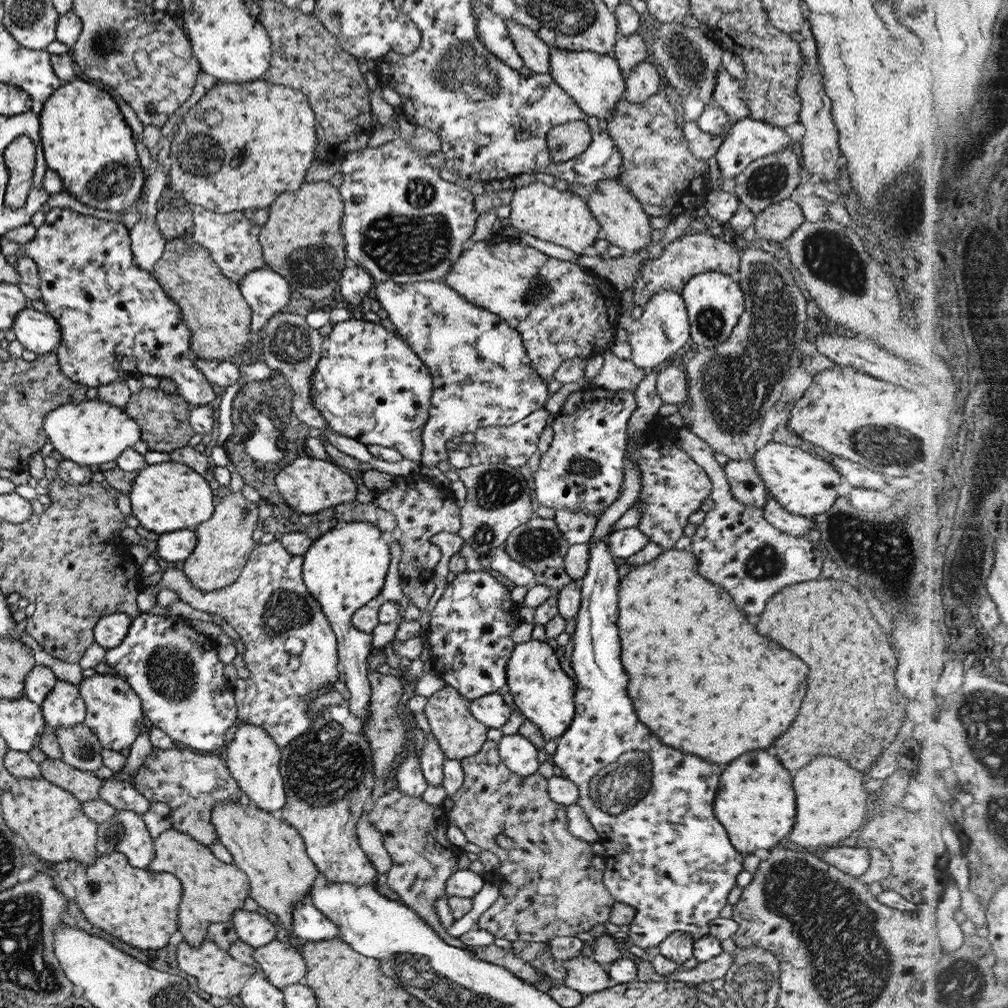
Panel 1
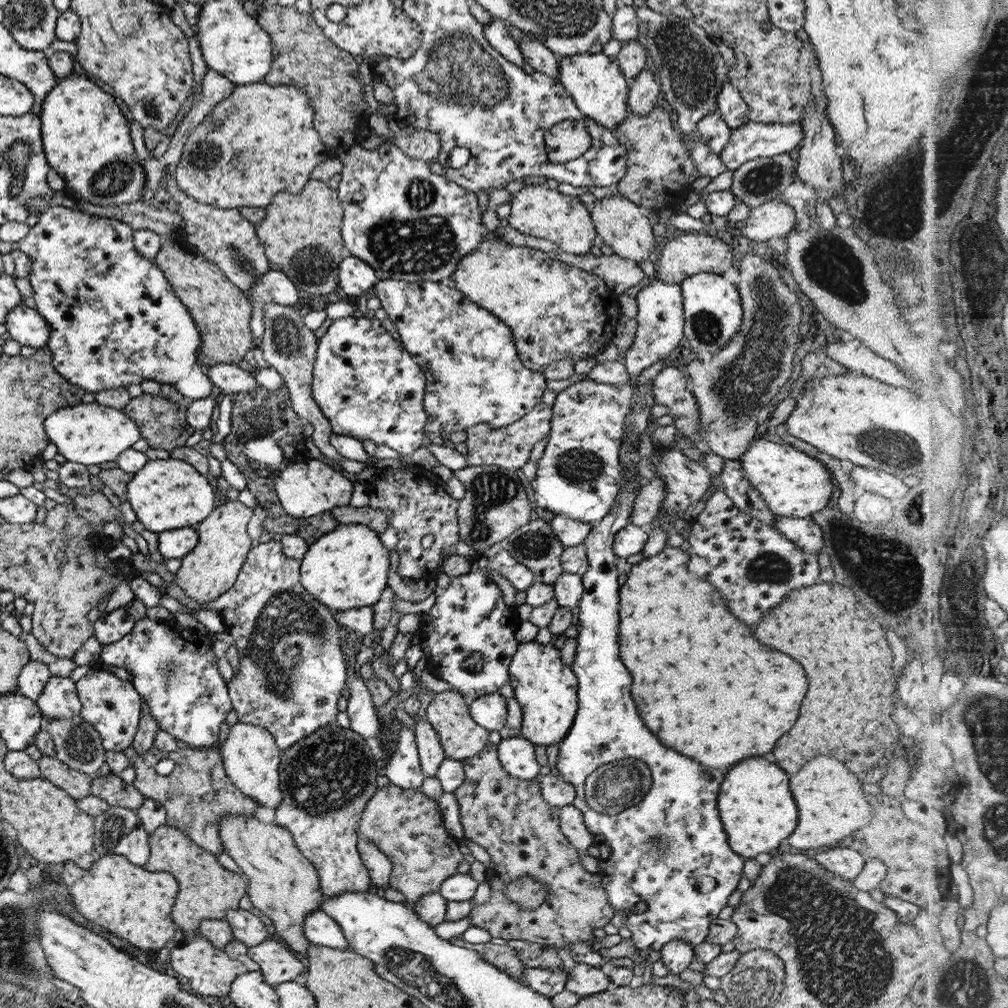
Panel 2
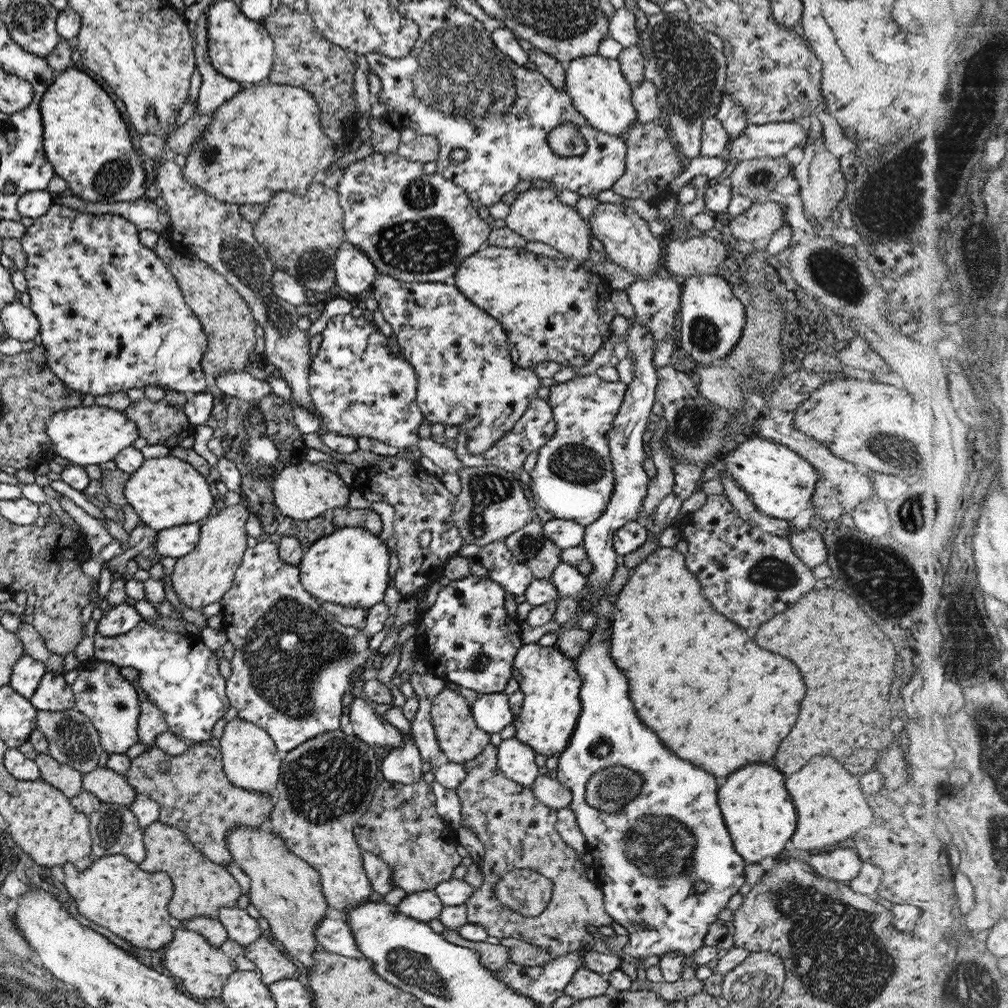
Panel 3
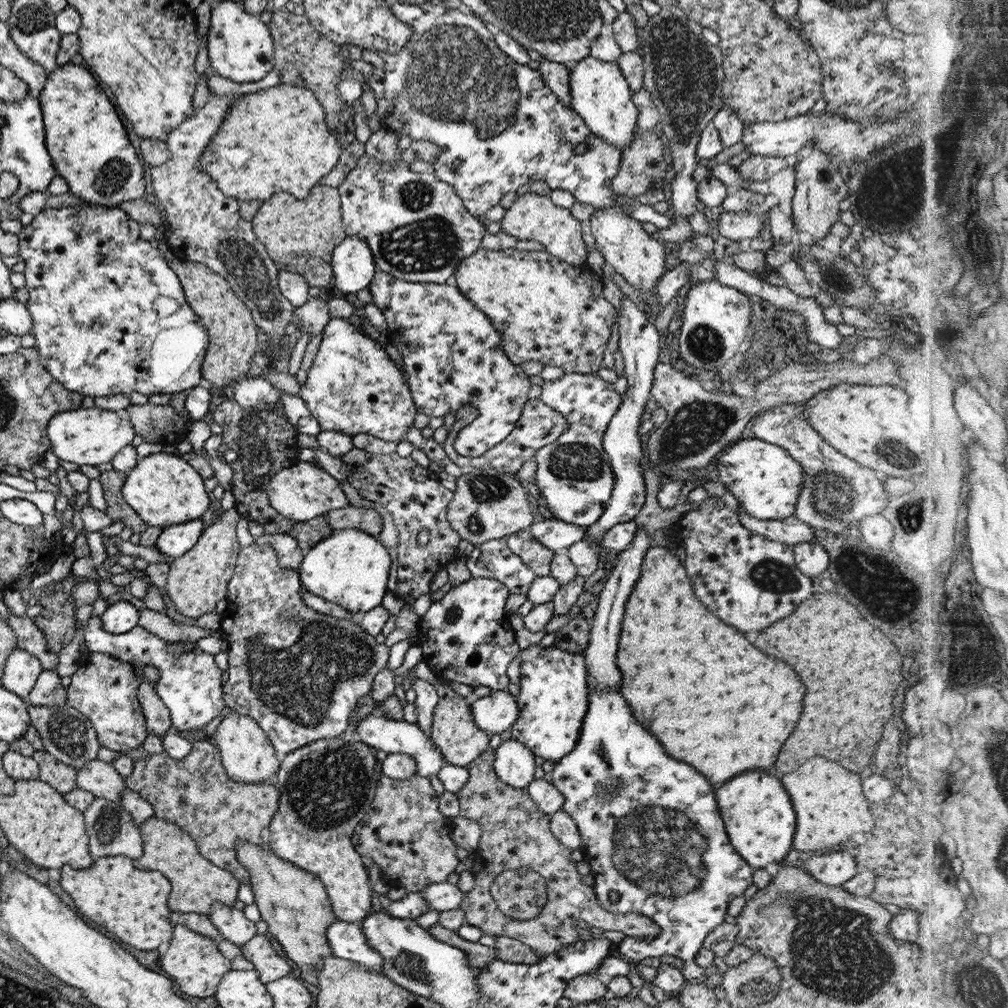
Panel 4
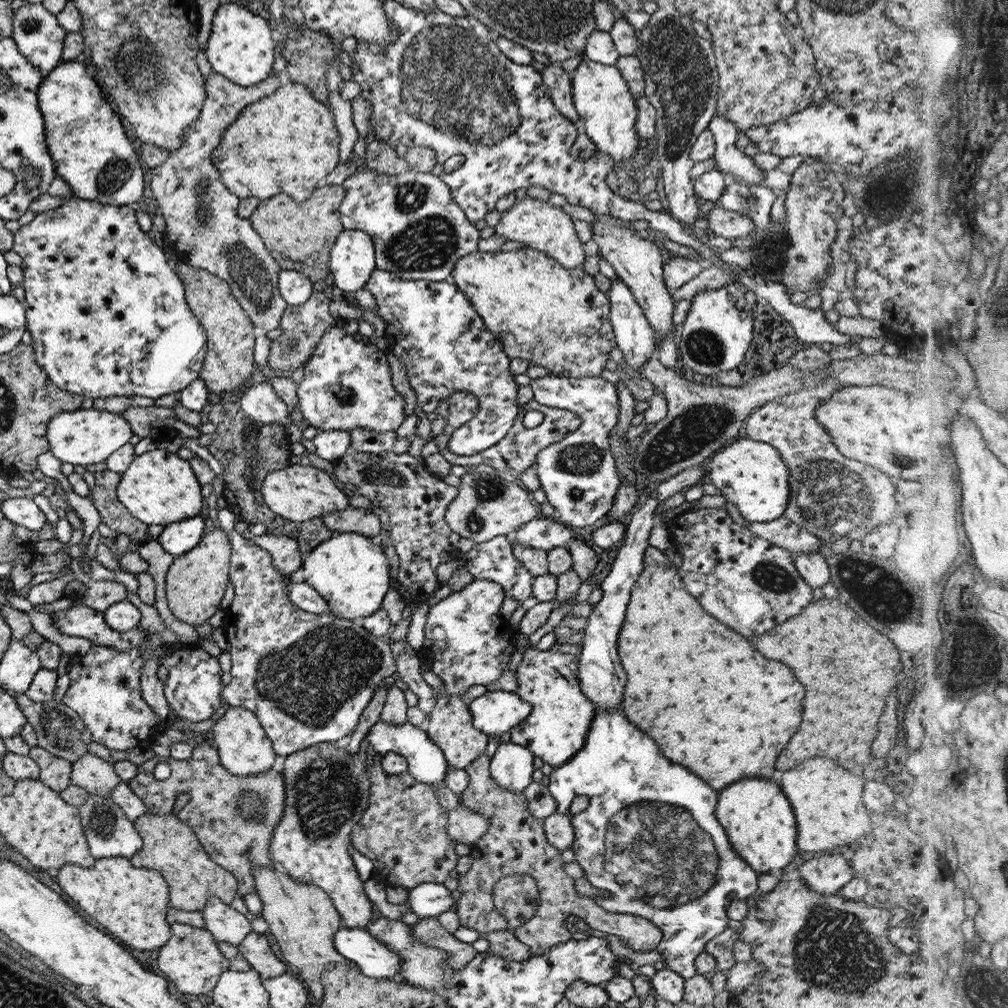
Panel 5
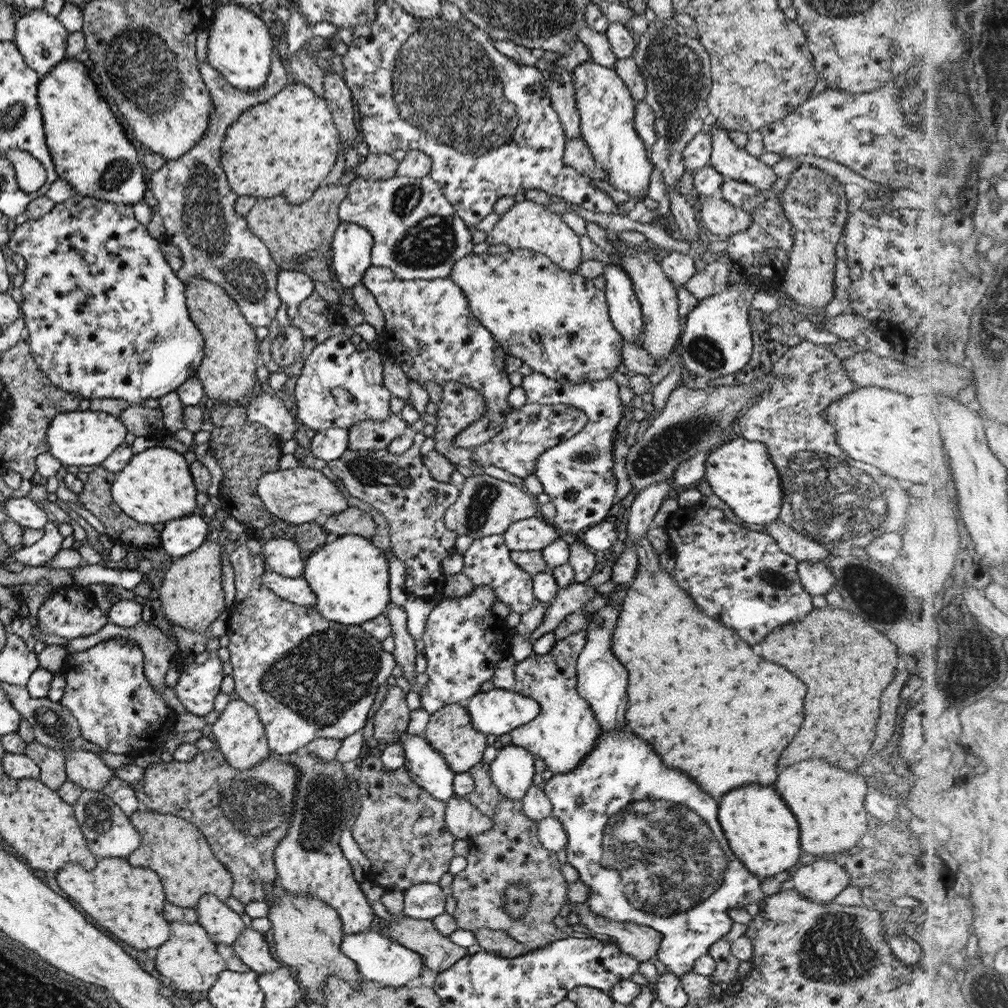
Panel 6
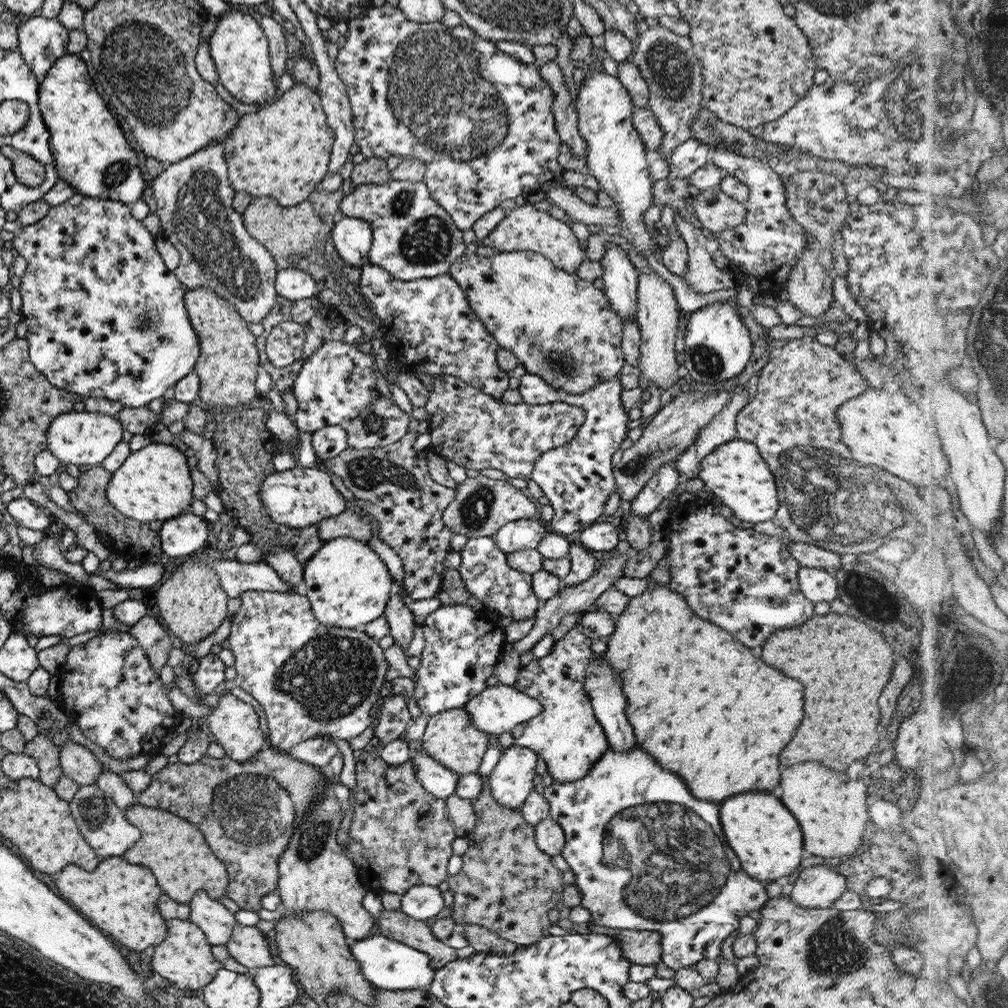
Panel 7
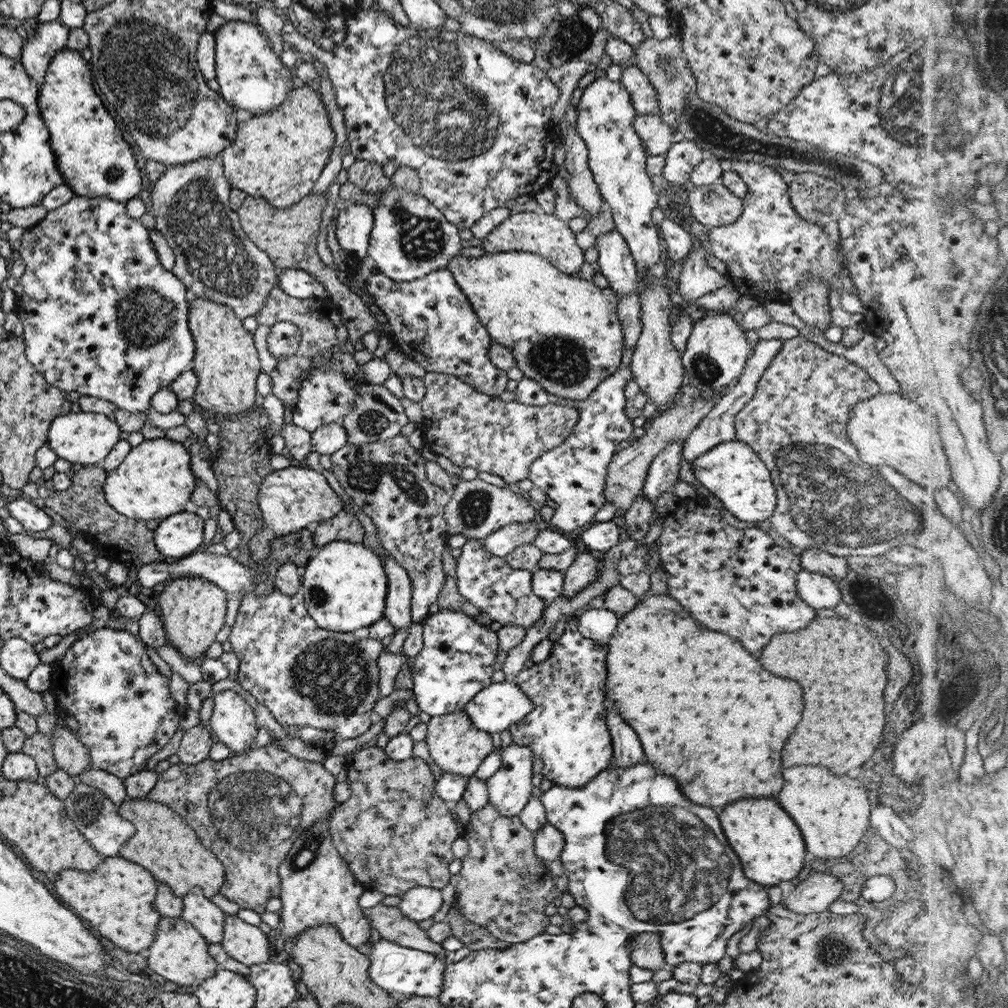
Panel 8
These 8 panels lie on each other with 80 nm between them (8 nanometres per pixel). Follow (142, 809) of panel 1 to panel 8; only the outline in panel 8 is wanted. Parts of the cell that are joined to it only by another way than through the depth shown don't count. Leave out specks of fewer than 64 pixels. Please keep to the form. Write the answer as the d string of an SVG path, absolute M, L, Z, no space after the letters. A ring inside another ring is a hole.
M64 723L63 726L58 726L49 738L56 768L77 778L78 774L91 767L88 750Z

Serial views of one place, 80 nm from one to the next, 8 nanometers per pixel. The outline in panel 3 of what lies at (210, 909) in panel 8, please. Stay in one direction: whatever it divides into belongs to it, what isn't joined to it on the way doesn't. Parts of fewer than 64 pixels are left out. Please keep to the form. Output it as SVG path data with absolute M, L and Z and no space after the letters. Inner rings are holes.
M221 906L216 920L219 920L227 931L228 939L237 942L243 948L261 937L261 930L256 920L248 916L246 910Z

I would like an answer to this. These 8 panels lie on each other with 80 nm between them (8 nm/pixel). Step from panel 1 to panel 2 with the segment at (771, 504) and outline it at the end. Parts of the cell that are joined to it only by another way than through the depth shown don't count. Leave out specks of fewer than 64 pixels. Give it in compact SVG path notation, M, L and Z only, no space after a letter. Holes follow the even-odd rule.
M774 516L774 528L786 540L793 542L795 548L803 553L817 555L821 548L821 530L811 518L799 520L797 517Z

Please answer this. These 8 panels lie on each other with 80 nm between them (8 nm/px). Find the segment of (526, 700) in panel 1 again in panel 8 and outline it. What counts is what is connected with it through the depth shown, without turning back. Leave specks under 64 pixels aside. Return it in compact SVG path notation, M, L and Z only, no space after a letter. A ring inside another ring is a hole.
M571 617L570 620L566 622L564 626L564 631L561 636L552 643L551 654L541 662L533 663L532 666L526 667L512 681L521 693L525 694L529 698L530 702L534 704L534 709L529 711L521 720L514 722L509 728L509 734L511 736L512 744L527 747L534 758L539 758L542 760L543 767L541 769L541 774L543 778L550 780L553 785L569 787L569 788L579 788L583 786L587 781L590 781L593 777L597 776L610 762L612 758L612 744L611 739L607 730L606 720L604 717L604 708L602 705L604 699L603 684L606 679L606 645L599 647L598 645L593 645L593 640L588 638L583 638L577 630L576 621Z

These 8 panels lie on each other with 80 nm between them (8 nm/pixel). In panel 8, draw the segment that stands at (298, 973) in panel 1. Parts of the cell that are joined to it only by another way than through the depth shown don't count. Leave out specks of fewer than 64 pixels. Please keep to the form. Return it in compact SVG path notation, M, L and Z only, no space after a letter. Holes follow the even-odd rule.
M235 915L225 916L223 922L223 934L219 944L229 957L245 966L268 961L270 941L257 926L242 922Z

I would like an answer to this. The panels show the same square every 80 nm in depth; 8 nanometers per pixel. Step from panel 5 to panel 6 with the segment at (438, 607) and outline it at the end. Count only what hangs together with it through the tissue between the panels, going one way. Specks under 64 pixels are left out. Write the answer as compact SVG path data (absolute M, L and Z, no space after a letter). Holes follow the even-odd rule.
M473 587L469 594L438 600L429 611L421 638L426 662L424 672L429 681L418 693L419 708L427 714L441 706L467 702L479 692L480 685L493 676L497 663L510 654L512 632L493 616L491 606L495 602L494 592L489 587Z

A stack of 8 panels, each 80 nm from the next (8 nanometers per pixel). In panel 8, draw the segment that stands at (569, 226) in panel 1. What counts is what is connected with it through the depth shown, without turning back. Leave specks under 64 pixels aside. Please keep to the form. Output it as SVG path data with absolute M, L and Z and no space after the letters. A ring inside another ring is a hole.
M541 211L511 212L503 222L500 222L487 236L480 241L486 254L499 251L519 251L538 254L549 261L557 270L566 275L577 276L581 264L584 263L584 251L577 246L574 232L567 223L555 215L544 214Z

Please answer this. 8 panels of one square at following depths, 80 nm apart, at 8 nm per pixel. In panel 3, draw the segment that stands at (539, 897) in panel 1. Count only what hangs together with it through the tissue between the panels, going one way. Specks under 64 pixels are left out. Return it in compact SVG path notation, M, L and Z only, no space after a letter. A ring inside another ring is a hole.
M489 743L475 758L465 761L462 764L465 769L465 778L454 789L460 802L460 824L472 830L484 848L484 855L479 860L483 877L482 884L479 888L474 888L473 893L464 903L466 923L481 926L487 935L495 936L498 939L519 939L534 944L553 957L569 954L581 947L589 947L591 936L587 931L587 926L591 925L597 928L600 926L609 927L613 924L611 916L603 908L601 890L595 880L591 882L587 879L585 875L587 867L577 859L575 851L567 846L558 835L555 826L556 810L542 805L534 797L531 785L523 786L507 779L498 769L496 752L497 747ZM514 868L533 870L550 880L552 884L550 902L538 916L521 916L521 914L512 913L509 908L501 906L493 897L493 887L495 887L497 880Z

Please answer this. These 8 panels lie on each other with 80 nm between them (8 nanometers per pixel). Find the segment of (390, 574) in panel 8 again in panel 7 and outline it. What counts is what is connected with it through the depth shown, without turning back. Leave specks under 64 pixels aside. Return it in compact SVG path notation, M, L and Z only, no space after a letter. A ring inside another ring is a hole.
M392 584L382 615L387 621L389 636L393 638L393 642L401 648L402 652L409 656L406 648L409 646L412 637L414 622L411 611L403 604L402 594L404 592L402 584Z

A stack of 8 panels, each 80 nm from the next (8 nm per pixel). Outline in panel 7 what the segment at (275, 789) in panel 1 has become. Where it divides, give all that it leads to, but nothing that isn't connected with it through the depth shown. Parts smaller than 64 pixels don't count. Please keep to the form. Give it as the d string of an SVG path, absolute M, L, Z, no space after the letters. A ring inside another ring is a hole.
M223 693L218 698L213 711L206 716L207 723L204 729L211 735L211 739L223 748L225 756L238 763L245 762L267 745L259 729L257 714L253 711L253 707L230 693Z

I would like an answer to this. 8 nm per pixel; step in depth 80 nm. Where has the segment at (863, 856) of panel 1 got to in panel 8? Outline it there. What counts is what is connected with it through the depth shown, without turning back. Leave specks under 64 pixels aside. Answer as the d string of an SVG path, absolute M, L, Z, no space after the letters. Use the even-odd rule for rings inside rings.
M816 868L793 888L782 905L795 914L817 914L827 911L841 893L839 879L823 868Z

